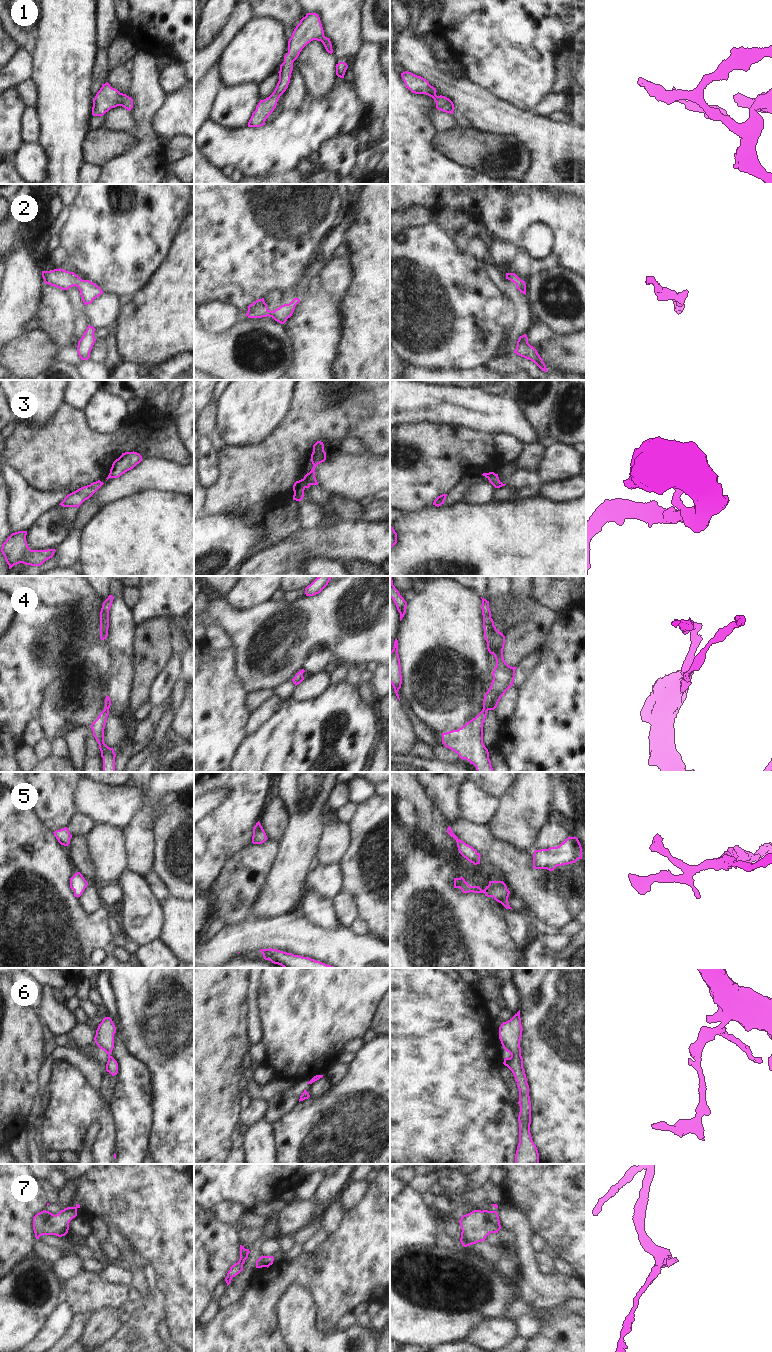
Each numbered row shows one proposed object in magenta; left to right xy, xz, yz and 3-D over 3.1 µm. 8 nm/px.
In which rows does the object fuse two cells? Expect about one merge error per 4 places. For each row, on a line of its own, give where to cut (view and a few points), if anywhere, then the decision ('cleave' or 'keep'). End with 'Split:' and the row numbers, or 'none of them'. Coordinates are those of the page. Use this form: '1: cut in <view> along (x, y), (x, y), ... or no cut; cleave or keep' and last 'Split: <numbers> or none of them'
1: no cut; keep
2: no cut; keep
3: cut in xz along (304, 476), (310, 484); cleave
4: no cut; keep
5: no cut; keep
6: no cut; keep
7: no cut; keep
Split: 3

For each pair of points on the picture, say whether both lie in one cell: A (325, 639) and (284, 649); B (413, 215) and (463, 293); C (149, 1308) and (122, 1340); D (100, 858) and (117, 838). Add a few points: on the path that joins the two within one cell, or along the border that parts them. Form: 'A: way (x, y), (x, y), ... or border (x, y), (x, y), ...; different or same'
A: way (315, 639), (294, 639); same
B: border (432, 220), (422, 225), (404, 227), (400, 231); different
C: way (142, 1316), (126, 1332); same
D: way (105, 853), (112, 843); same

